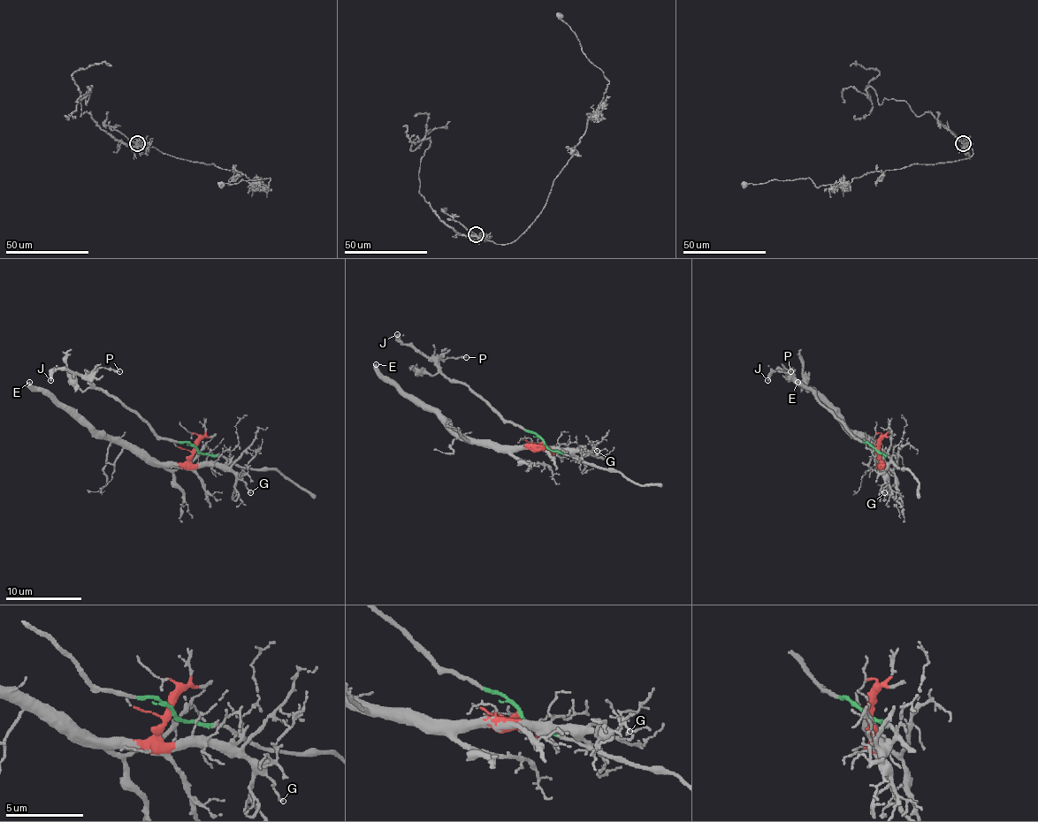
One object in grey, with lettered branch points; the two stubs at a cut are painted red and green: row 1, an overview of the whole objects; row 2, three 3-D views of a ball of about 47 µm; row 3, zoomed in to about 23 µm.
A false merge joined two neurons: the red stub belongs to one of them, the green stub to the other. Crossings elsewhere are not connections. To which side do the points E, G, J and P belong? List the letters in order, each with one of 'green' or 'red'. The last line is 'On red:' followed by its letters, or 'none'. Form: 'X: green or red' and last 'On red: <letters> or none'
E: red
G: red
J: green
P: green
On red: E, G

